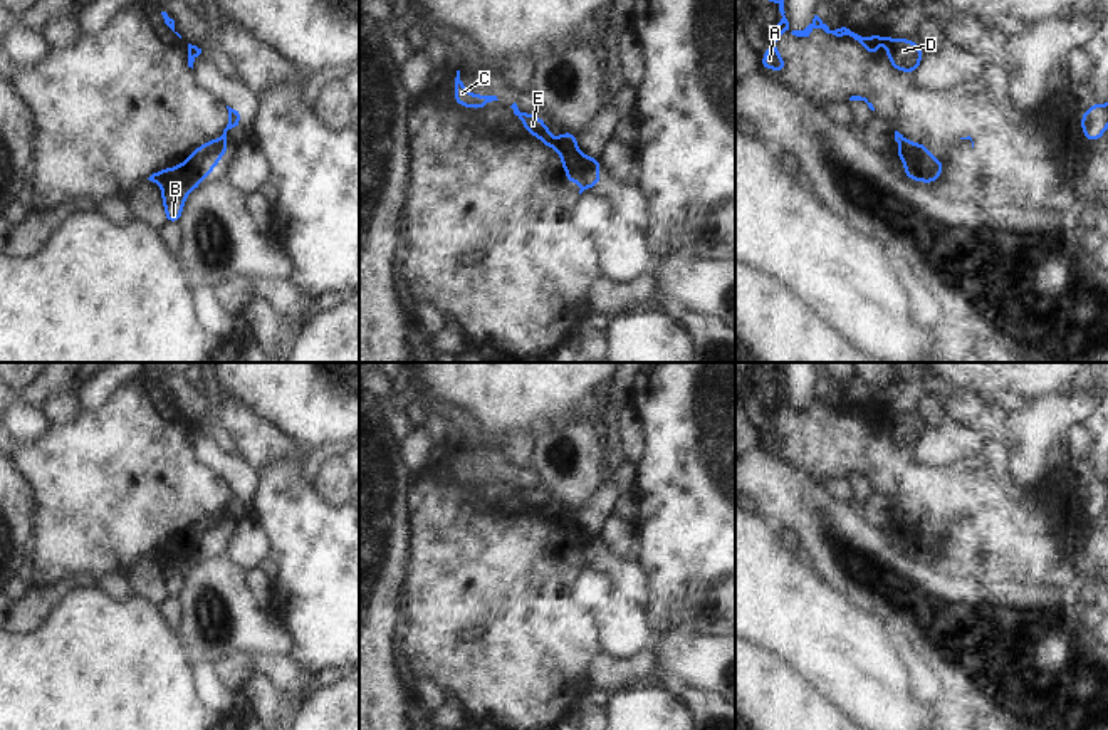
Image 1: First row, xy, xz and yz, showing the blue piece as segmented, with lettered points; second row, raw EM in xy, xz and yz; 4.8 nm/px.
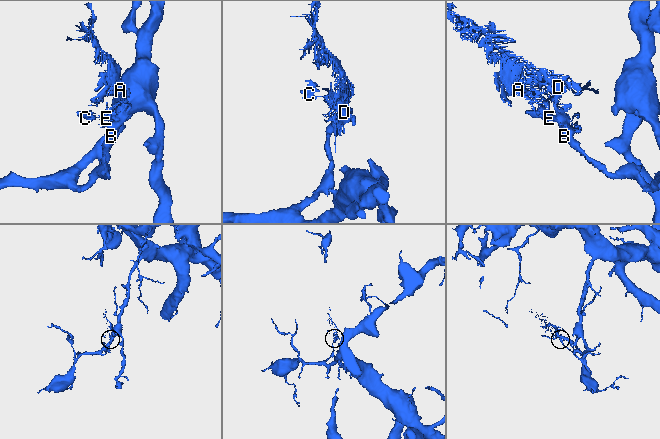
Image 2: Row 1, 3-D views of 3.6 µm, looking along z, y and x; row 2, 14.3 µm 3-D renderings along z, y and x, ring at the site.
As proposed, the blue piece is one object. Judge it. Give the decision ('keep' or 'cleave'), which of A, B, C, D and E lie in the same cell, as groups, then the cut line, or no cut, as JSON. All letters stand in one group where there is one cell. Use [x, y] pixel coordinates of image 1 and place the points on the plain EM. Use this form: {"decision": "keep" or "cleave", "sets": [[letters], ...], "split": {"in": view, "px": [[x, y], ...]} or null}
{"decision": "cleave", "sets": [["A", "C", "D", "E"], ["B"]], "split": {"in": "xy", "px": [[178, 541], [207, 529], [214, 544]]}}

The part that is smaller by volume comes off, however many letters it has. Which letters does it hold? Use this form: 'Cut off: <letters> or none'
Cut off: A, C, D, E

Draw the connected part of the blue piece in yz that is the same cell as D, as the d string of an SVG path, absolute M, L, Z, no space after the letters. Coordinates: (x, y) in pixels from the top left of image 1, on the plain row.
M814 391L813 398L804 406L792 406L791 409L796 413L809 413L809 409L818 403L836 413L849 411L853 418L863 421L866 430L873 433L878 431L876 421L885 420L886 433L895 446L910 450L922 440L923 425L918 423L915 416L893 415L876 409L870 409L865 416L860 408L853 408L846 399L839 401L836 406L831 406L818 391Z

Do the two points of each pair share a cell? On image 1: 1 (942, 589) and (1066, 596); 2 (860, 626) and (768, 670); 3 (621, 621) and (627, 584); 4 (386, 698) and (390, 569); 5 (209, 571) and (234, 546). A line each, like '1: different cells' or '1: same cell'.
1: same cell
2: different cells
3: different cells
4: same cell
5: different cells

